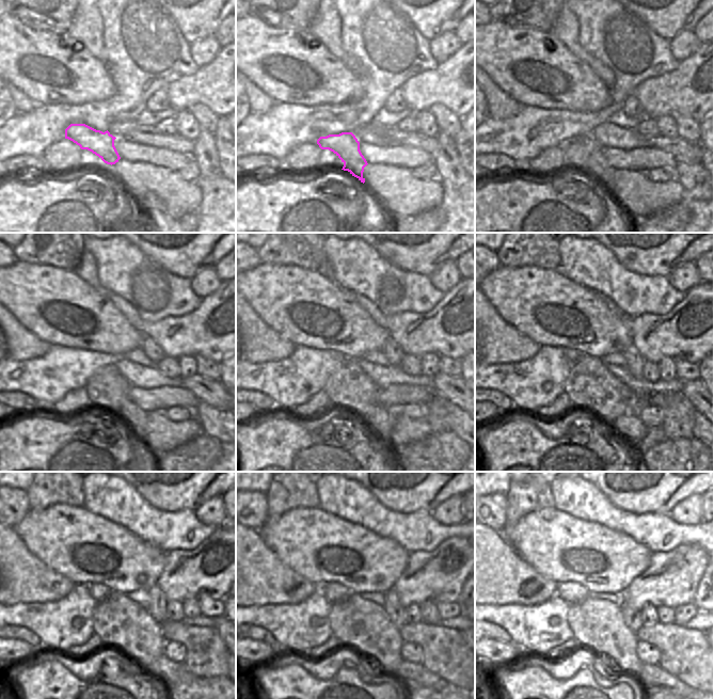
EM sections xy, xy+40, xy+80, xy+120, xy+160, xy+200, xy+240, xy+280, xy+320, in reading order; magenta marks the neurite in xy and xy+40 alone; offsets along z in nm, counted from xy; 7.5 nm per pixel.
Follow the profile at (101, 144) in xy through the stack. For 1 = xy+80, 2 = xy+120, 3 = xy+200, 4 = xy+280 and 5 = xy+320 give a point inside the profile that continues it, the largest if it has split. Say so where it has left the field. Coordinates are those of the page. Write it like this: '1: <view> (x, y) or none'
1: xy+80 (597, 167)
2: xy+120 (136, 417)
3: xy+200 (630, 427)
4: xy+280 (413, 676)
5: xy+320 (654, 680)

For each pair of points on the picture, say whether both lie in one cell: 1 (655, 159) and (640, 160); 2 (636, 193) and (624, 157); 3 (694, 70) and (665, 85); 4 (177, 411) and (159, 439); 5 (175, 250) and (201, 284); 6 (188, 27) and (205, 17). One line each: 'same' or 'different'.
1: same
2: different
3: same
4: different
5: different
6: same

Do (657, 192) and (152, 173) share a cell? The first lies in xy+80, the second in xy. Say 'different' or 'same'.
same

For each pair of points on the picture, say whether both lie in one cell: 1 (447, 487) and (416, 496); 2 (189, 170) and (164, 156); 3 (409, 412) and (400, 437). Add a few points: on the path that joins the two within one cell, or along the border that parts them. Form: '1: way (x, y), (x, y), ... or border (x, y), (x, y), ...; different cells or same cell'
1: way (440, 493), (435, 497), (424, 496); same cell
2: border (192, 159), (178, 171); different cells
3: border (394, 415), (401, 414), (412, 419), (425, 418); different cells

